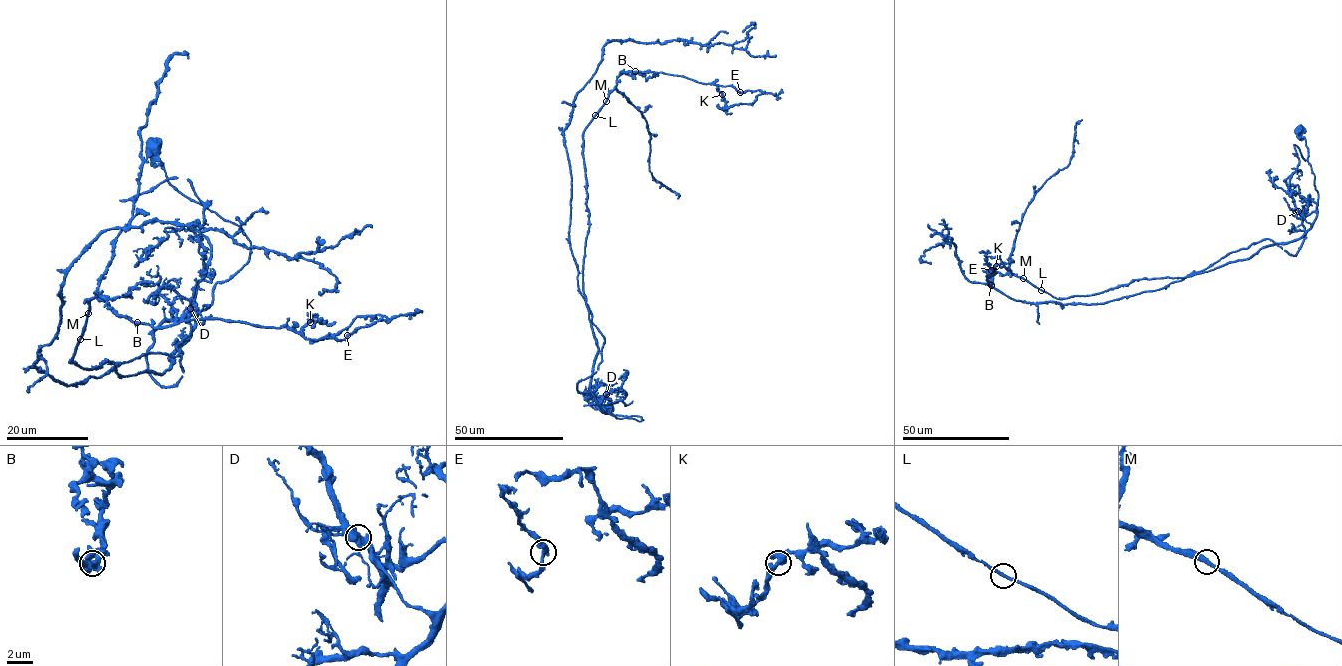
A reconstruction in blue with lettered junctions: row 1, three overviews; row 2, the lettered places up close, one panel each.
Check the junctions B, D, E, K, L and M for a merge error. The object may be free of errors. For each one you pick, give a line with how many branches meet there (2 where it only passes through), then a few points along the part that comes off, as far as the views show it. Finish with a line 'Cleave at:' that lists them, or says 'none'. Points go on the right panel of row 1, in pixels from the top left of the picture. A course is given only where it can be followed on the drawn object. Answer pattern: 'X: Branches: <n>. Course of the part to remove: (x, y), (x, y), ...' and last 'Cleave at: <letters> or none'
D: Branches: 2. Course of the part to remove: (1299, 211), (1295, 255), (1262, 239), (1105, 302), (1013, 300), (971, 282), (944, 236), (921, 257), (931, 262)
Cleave at: D

